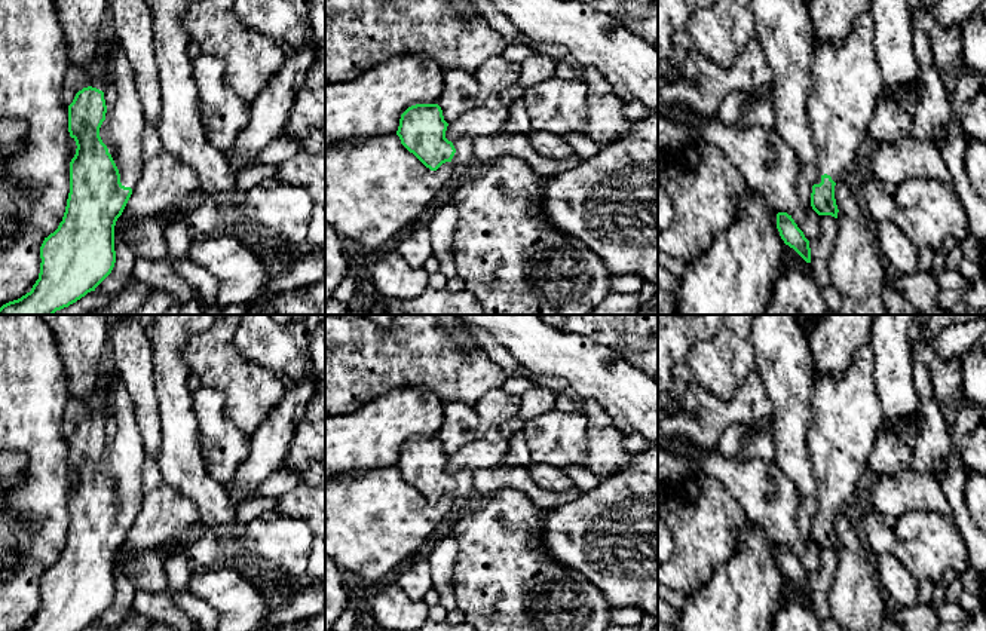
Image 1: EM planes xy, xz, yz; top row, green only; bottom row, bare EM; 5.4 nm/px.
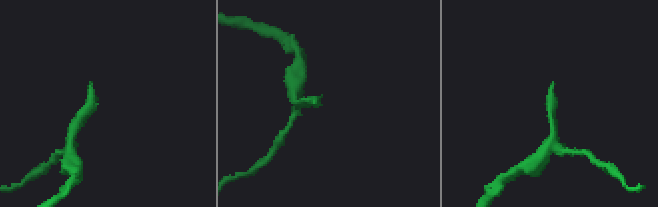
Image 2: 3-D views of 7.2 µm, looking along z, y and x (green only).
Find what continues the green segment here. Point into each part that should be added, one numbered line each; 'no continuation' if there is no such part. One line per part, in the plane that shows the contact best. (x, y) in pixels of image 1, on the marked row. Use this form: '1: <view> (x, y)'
1: xy (122, 129)

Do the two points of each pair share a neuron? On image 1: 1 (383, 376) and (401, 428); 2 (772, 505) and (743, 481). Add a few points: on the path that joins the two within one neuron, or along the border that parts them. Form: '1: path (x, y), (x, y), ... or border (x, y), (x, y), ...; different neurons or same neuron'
1: border (422, 385), (391, 389), (358, 410); different neurons
2: path (765, 502), (750, 487); same neuron

